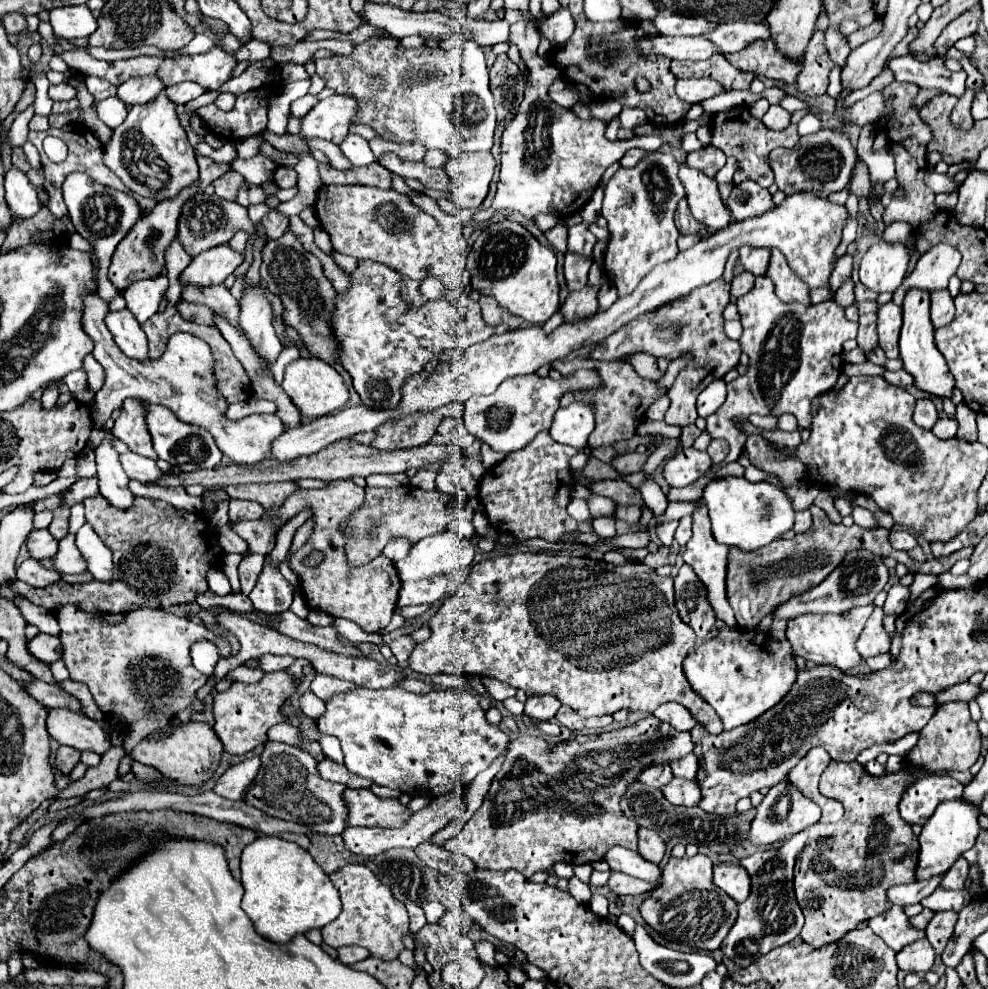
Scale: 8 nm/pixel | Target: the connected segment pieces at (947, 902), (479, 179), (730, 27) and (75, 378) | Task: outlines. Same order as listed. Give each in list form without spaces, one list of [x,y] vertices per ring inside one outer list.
[[[936,888],[928,898],[922,900],[922,906],[932,910],[932,912],[960,912],[966,904],[970,904],[970,894],[966,890],[946,890],[946,888]]]
[[[490,152],[464,154],[444,164],[450,178],[448,194],[458,208],[478,210],[488,194],[488,186],[494,174],[494,158]]]
[[[726,22],[726,24],[720,24],[706,38],[710,38],[710,42],[714,42],[722,54],[730,54],[758,40],[768,40],[770,28],[762,22]]]
[[[84,368],[74,370],[68,376],[64,376],[64,382],[68,384],[68,388],[74,394],[74,398],[78,398],[84,404],[90,404],[92,402],[94,394],[88,390],[88,378],[86,378],[86,370]]]

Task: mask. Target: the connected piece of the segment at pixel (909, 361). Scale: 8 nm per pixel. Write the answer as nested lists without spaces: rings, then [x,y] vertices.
[[[912,288],[906,294],[902,308],[904,308],[904,326],[900,334],[900,358],[904,370],[912,374],[916,388],[938,398],[950,398],[954,390],[954,376],[950,376],[946,360],[938,352],[934,342],[934,326],[930,322],[930,292]]]

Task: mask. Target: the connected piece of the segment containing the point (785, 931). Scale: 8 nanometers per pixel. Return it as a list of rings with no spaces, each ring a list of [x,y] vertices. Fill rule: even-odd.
[[[800,832],[780,846],[766,846],[740,862],[752,878],[752,892],[748,900],[740,904],[738,920],[720,948],[724,956],[728,956],[736,966],[746,968],[760,956],[768,954],[778,946],[792,942],[800,934],[804,926],[804,914],[794,896],[792,870],[794,870],[794,860],[798,852],[804,848],[804,844],[806,844],[806,832]]]

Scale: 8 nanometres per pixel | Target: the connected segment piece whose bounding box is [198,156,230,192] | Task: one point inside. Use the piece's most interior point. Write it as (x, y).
(209, 171)

